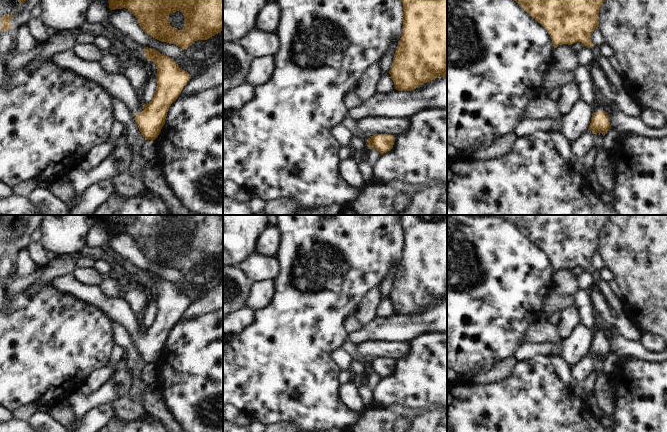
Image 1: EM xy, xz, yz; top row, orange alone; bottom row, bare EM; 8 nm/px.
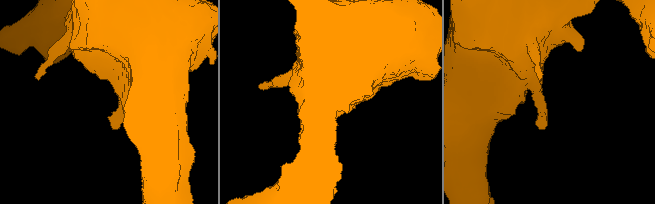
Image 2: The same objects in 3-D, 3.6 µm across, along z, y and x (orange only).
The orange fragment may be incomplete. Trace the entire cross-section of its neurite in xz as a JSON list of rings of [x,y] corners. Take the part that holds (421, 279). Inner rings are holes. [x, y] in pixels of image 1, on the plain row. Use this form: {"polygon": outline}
{"polygon": [[[399,215],[403,229],[403,254],[389,298],[398,315],[418,310],[447,299],[447,215]]]}

